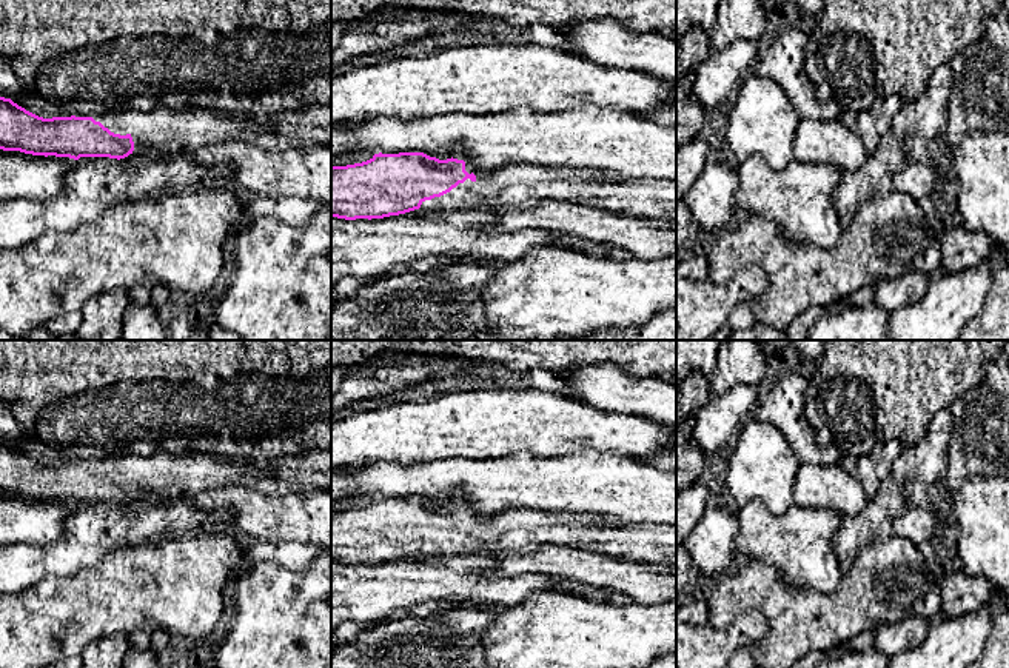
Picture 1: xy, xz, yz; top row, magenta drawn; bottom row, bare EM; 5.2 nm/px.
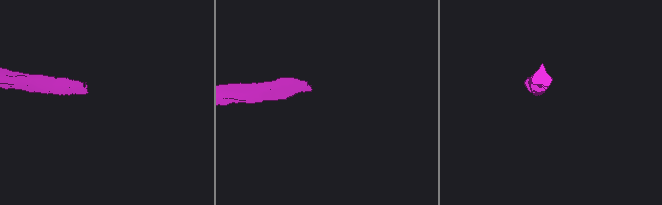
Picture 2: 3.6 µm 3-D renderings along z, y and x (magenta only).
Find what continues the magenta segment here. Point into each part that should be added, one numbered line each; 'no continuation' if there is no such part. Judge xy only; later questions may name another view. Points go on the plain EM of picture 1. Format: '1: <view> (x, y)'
1: xy (171, 476)

